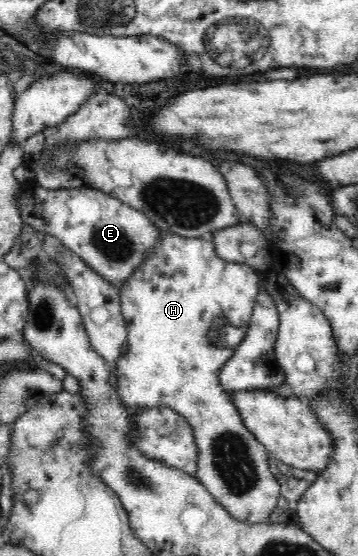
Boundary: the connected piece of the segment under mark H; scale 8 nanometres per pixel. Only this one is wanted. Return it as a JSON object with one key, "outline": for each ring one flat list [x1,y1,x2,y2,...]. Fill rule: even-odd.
{"outline":[[161,231,159,242,153,246,147,260,135,268,119,290,122,316,127,325,128,350,117,359,115,376,116,391,125,405,139,411,168,406,187,419,198,446,196,477,233,519,251,524,269,522,278,508,280,482,270,471,267,449,243,424,230,392,220,385,219,369,231,358,231,353,213,346,207,332,217,318,226,320,229,325,247,327,257,302,259,280,260,273,248,263,219,258,214,241,208,237,187,238]]}

